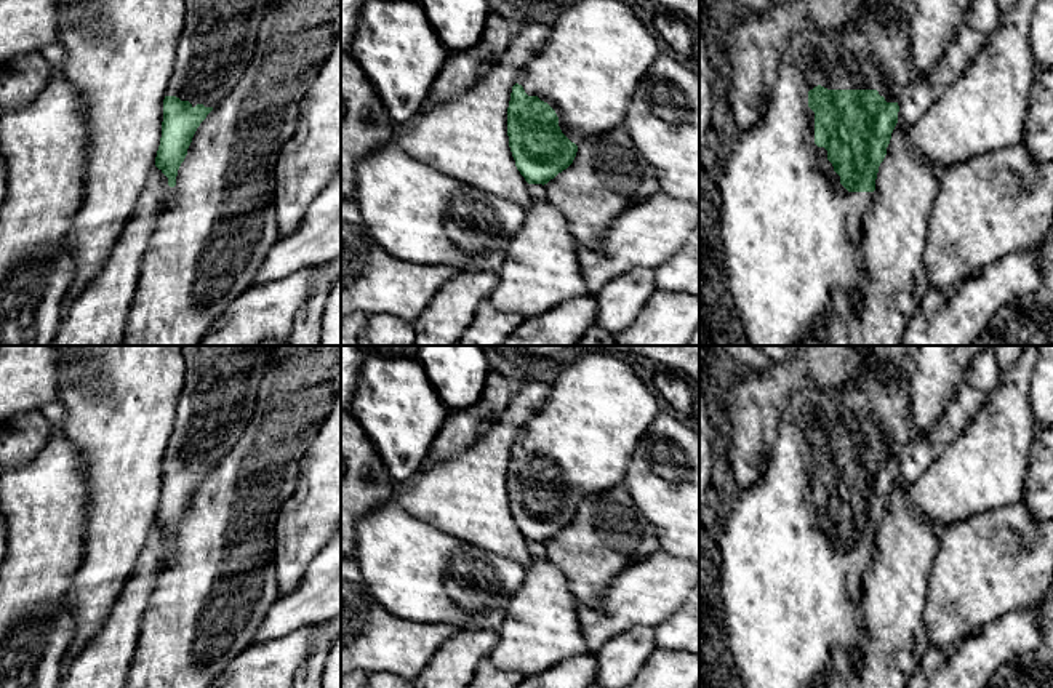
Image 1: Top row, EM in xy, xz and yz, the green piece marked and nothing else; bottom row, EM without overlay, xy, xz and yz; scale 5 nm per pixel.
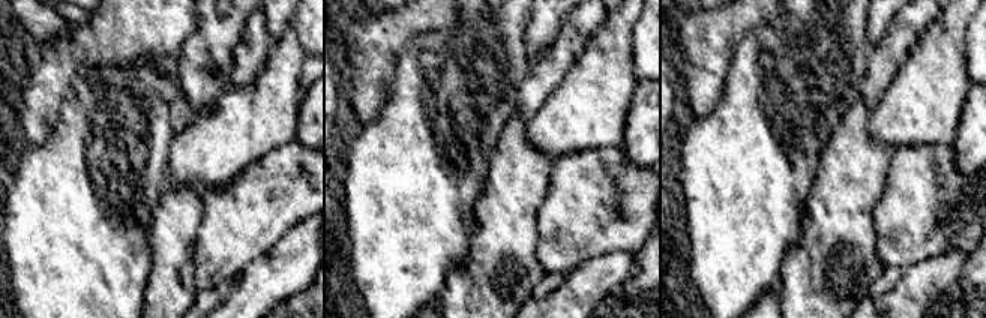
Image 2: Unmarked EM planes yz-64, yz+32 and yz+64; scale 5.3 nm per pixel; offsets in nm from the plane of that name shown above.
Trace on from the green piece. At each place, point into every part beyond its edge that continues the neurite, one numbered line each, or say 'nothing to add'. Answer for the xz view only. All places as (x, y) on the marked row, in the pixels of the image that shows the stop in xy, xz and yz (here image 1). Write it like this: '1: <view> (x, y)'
1: xz (597, 52)

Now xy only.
1: xy (218, 42)

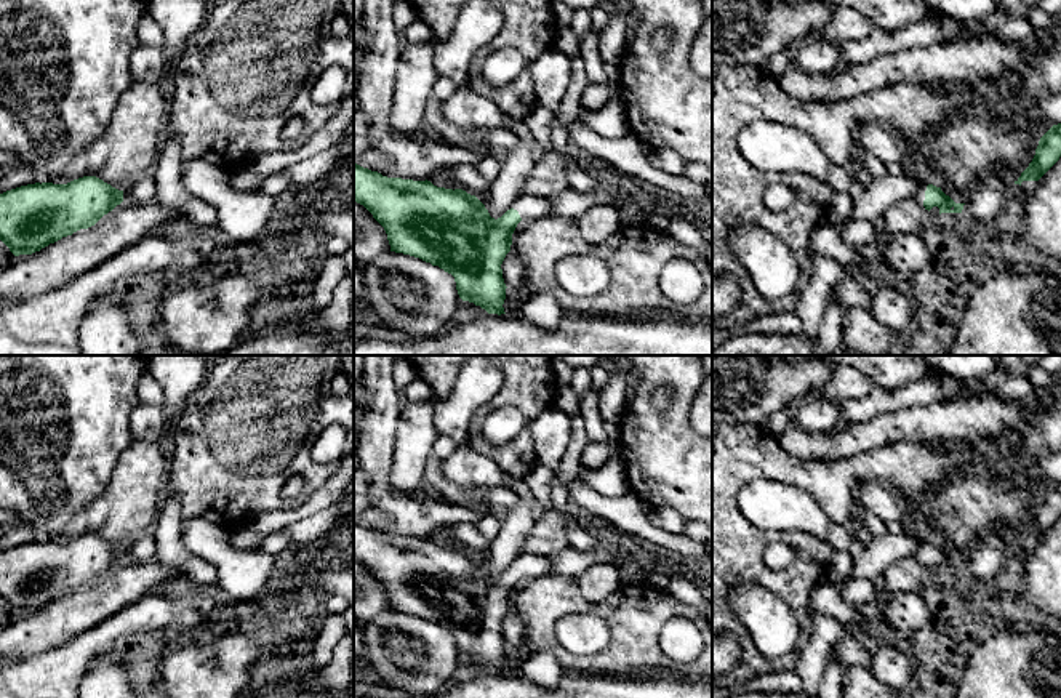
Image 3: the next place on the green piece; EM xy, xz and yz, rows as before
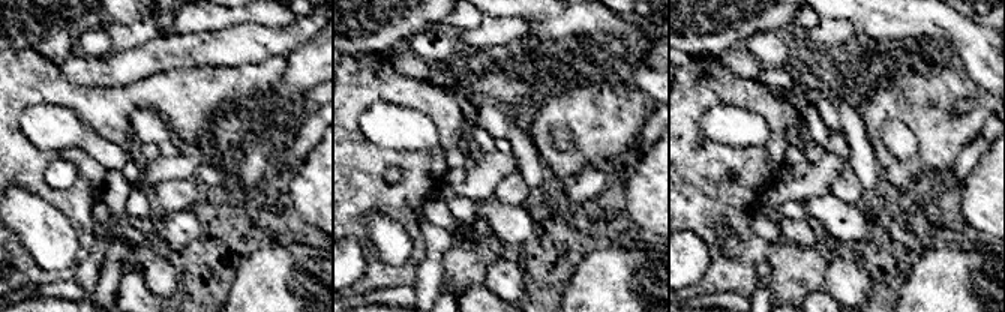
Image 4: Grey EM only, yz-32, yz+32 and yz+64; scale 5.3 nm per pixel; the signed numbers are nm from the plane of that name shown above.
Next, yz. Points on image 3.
1: yz (922, 186)

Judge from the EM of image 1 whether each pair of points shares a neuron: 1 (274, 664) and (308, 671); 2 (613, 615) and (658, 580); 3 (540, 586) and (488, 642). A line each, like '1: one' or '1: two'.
1: two
2: one
3: two

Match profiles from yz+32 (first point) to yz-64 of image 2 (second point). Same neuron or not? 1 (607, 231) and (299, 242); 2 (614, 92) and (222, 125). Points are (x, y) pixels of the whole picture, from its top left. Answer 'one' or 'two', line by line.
1: two
2: one

